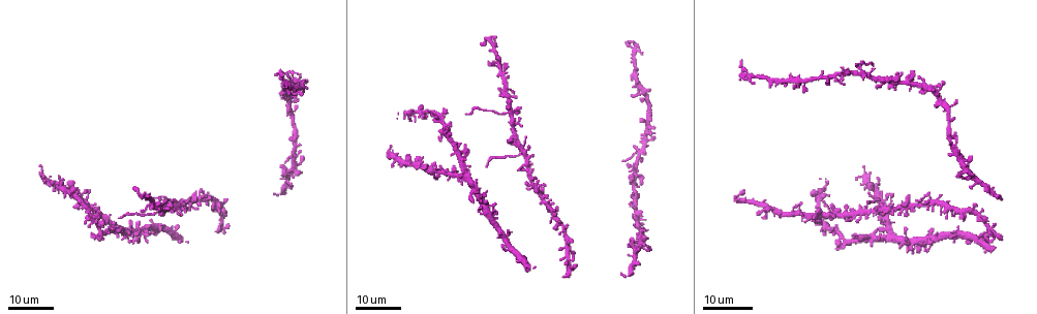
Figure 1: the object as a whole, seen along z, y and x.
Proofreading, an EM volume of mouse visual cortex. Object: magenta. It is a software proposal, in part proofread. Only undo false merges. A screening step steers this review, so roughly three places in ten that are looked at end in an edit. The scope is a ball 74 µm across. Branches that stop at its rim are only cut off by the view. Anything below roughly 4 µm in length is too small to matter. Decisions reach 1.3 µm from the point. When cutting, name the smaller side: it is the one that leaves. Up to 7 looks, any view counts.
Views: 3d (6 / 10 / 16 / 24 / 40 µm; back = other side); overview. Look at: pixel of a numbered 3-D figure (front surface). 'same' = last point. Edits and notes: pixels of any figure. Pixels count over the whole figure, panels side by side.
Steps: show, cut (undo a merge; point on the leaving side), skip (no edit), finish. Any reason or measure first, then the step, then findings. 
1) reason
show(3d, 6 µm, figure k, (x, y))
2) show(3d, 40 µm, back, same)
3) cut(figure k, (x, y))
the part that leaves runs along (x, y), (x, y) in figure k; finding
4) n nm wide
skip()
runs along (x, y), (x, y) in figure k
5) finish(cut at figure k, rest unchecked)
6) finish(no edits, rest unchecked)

arms part here
show(3d, 24 µm, figure 1, (509, 112))

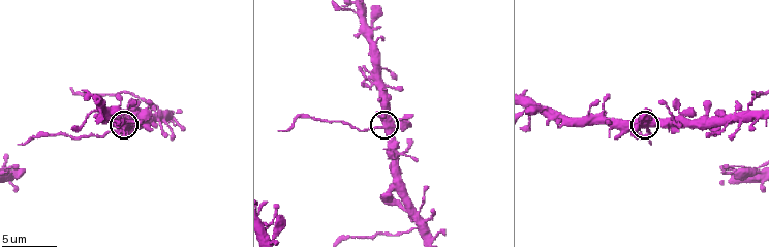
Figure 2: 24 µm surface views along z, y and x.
show(3d, 6 µm, figure 2, (386, 124))

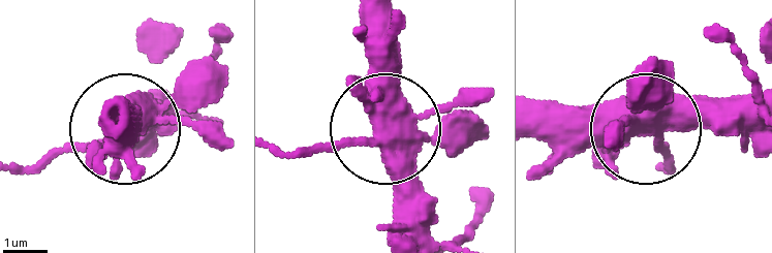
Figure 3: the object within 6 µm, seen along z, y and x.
cut(figure 3, (43, 162))
the part that leaves runs along (98, 140), (13, 170) in figure 3; a second neuron is stuck on

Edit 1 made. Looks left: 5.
show(3d, 6 µm, figure 2, (745, 110))

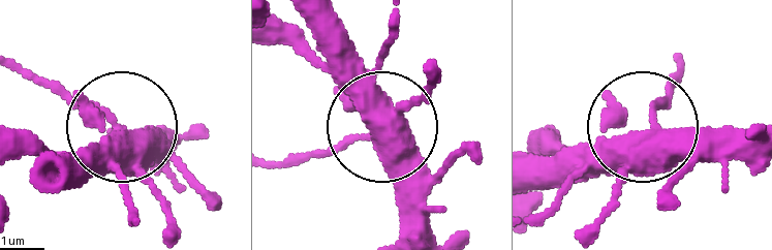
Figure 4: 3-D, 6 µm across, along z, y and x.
410 nm wide
cut(figure 4, (58, 92))
the part that leaves runs along (362, 137), (276, 163) in figure 4; two neurons meet here

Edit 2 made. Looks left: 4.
four or more arms meet
show(3d, 24 µm, figure 1, (862, 72))

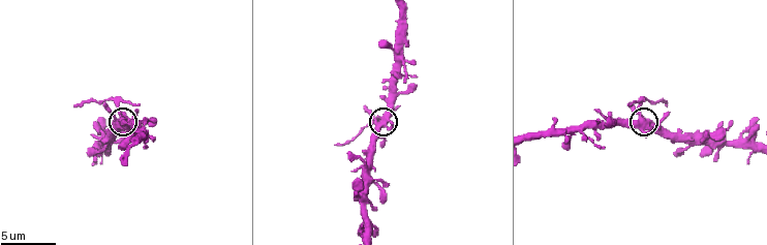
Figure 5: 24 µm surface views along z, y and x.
show(3d, 10 µm, figure 5, (384, 118))

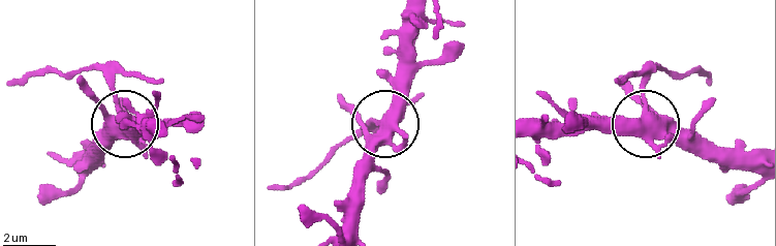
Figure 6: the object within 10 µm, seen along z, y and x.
420 nm wide
cut(figure 6, (103, 65))
the part that leaves runs along (115, 98), (109, 81), (88, 67), (14, 83) in figure 6; a second neuron is stuck on

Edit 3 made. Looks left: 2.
finish(cut at figure 3, cut at figure 4, cut at figure 6, rest unchecked)

